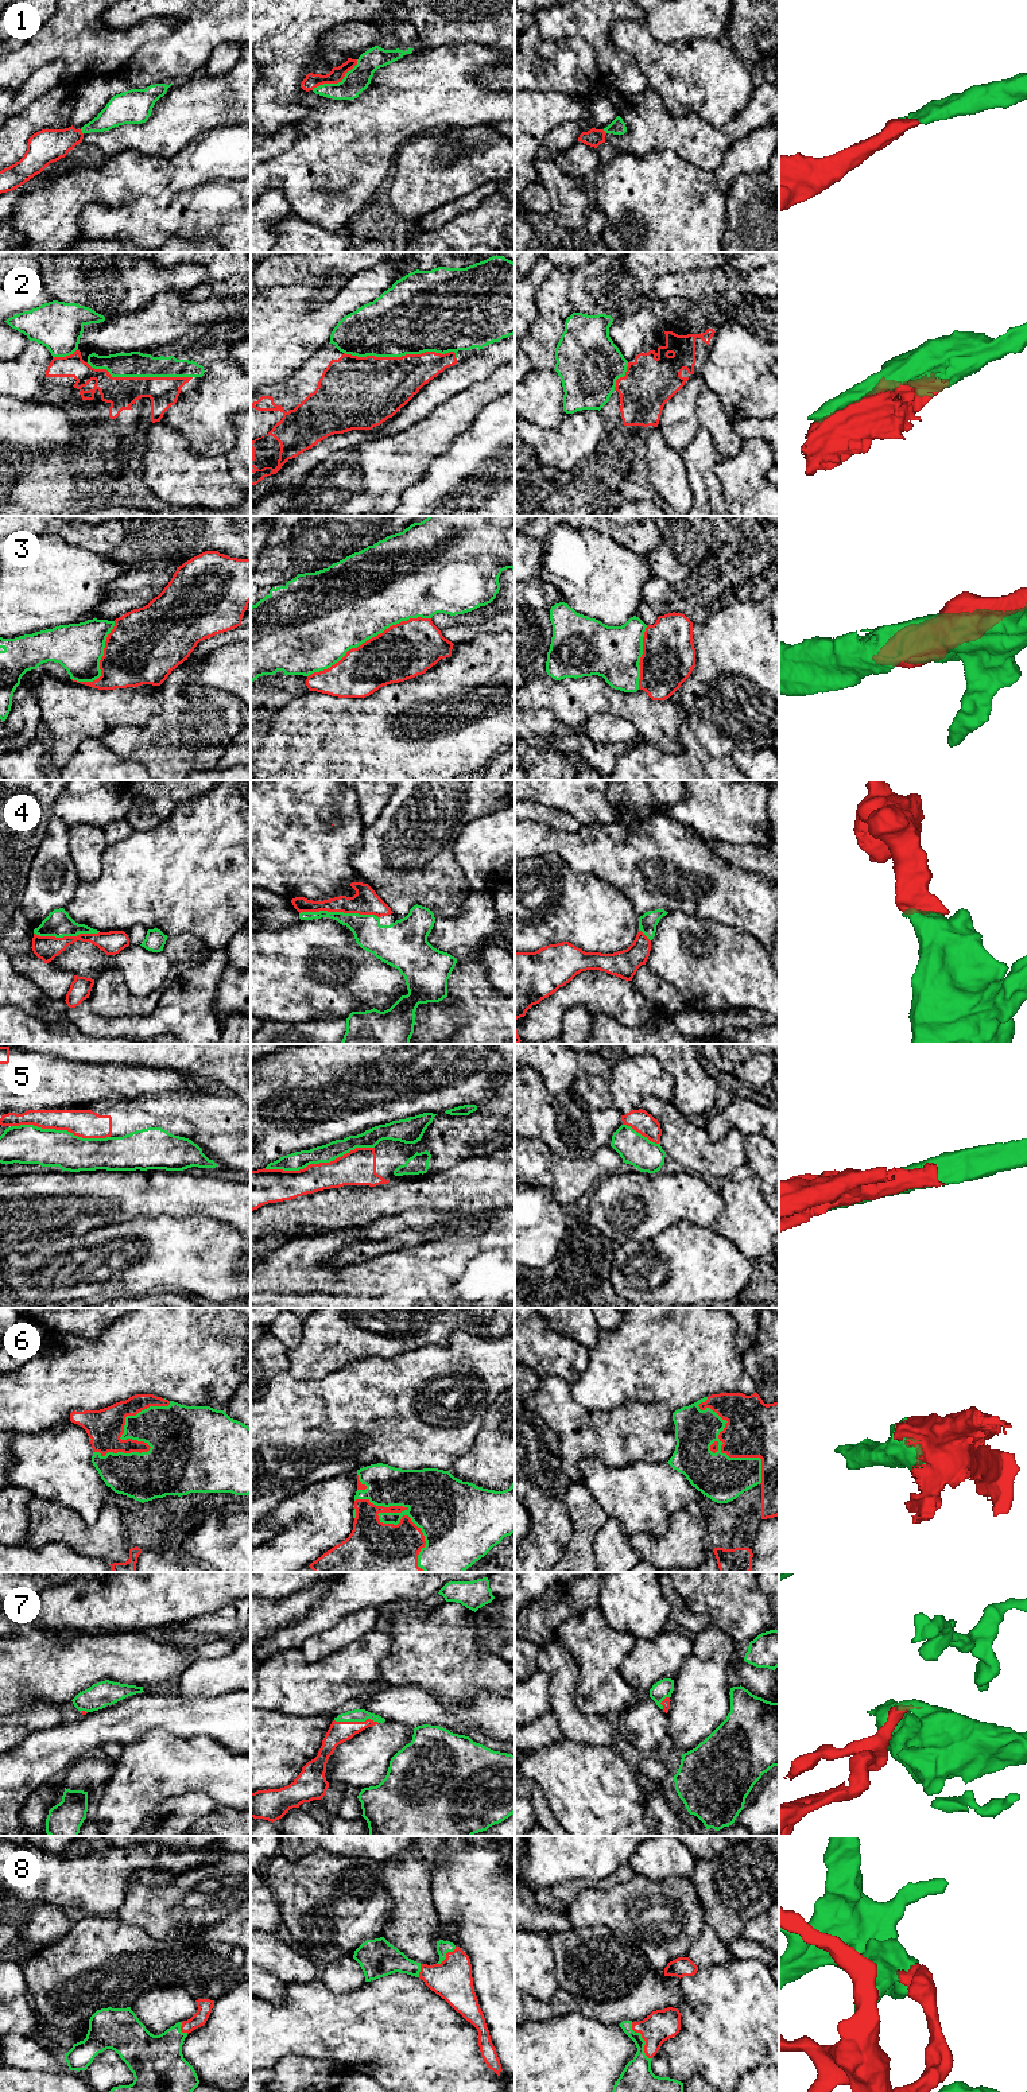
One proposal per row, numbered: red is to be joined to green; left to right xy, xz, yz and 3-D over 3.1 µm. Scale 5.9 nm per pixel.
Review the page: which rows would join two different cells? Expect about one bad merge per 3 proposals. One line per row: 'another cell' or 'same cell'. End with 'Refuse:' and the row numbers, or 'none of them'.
1: same cell
2: another cell
3: another cell
4: same cell
5: another cell
6: same cell
7: same cell
8: same cell
Refuse: 2, 3, 5

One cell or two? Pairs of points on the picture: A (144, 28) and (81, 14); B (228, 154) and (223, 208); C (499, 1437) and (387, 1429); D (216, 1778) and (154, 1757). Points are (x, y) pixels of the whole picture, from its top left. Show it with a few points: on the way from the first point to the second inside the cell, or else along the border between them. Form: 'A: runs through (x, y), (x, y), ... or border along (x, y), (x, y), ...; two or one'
A: runs through (127, 38), (100, 38), (93, 31); one
B: border along (236, 178), (214, 178), (194, 186); two
C: border along (488, 1407), (473, 1444), (456, 1460); two
D: runs through (201, 1765), (169, 1765); one

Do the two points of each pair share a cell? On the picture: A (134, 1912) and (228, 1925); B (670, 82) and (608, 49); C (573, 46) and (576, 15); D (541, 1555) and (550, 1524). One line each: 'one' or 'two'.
A: one
B: two
C: two
D: one

